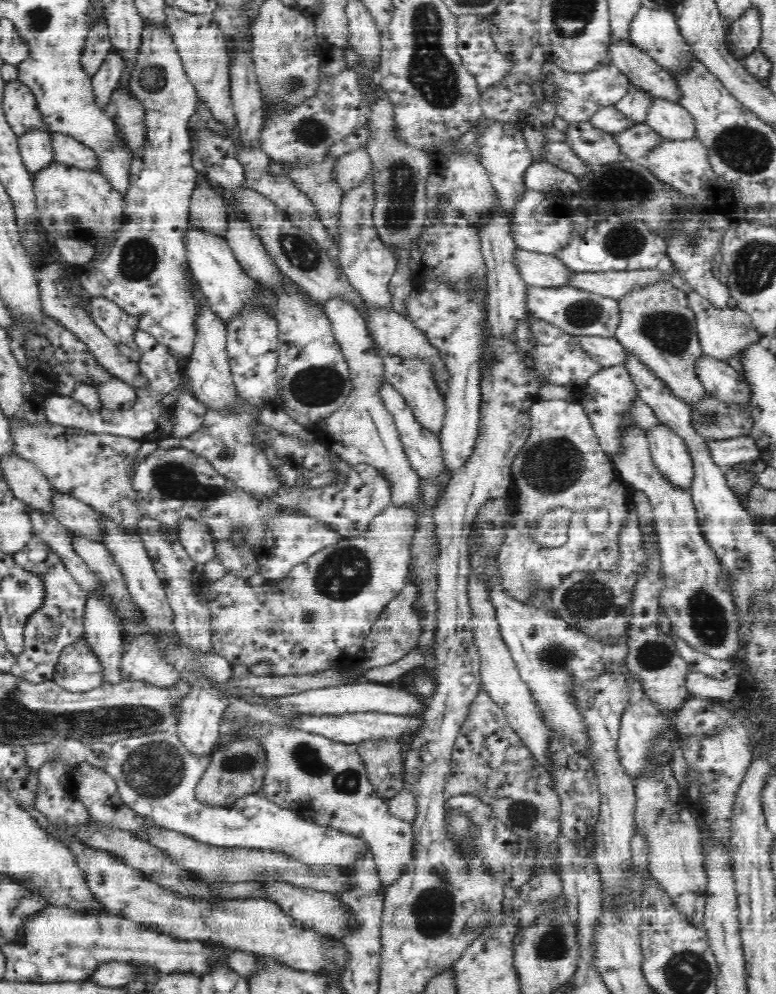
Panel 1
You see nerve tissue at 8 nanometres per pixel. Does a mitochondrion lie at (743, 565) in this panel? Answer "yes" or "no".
yes

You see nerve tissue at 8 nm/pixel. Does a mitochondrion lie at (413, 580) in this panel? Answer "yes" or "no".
no

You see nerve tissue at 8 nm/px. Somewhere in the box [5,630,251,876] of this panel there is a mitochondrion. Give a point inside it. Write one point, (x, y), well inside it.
(152, 771)

